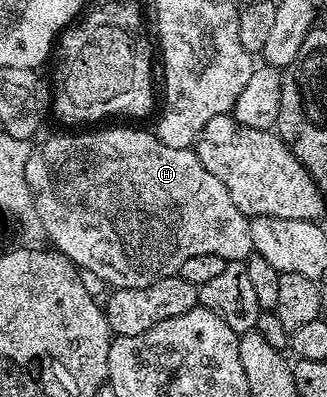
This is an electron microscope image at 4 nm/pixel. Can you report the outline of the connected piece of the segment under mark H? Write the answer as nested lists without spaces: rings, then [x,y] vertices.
[[[100,126],[97,132],[80,132],[77,136],[52,136],[49,140],[44,140],[39,145],[33,147],[30,158],[26,162],[26,182],[28,189],[32,195],[32,206],[34,209],[35,219],[40,219],[40,224],[44,227],[44,232],[48,235],[47,243],[51,245],[55,251],[61,252],[66,258],[70,258],[76,264],[76,267],[81,270],[93,272],[100,280],[105,280],[106,283],[112,284],[113,289],[117,288],[141,288],[142,286],[150,286],[156,280],[161,280],[167,276],[175,276],[179,273],[182,262],[186,262],[190,258],[195,258],[197,254],[218,254],[218,258],[222,258],[225,262],[229,260],[244,260],[245,257],[252,252],[252,239],[250,238],[250,220],[245,216],[242,210],[238,210],[238,206],[234,206],[234,198],[230,198],[230,190],[226,190],[226,186],[222,186],[222,182],[218,182],[218,178],[214,178],[214,174],[210,174],[210,170],[206,170],[206,166],[202,166],[202,162],[197,158],[195,151],[192,148],[175,148],[174,146],[166,146],[158,139],[151,131],[143,132],[140,128],[104,128],[108,126]]]

